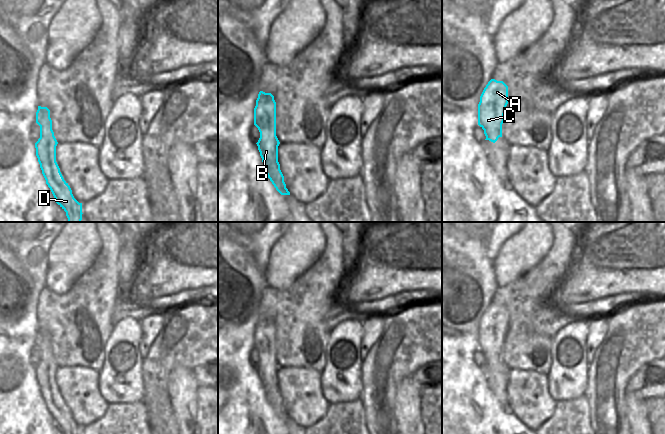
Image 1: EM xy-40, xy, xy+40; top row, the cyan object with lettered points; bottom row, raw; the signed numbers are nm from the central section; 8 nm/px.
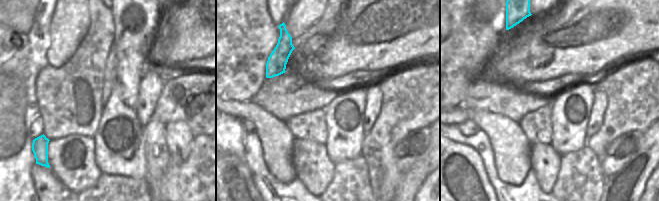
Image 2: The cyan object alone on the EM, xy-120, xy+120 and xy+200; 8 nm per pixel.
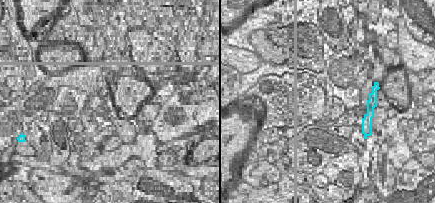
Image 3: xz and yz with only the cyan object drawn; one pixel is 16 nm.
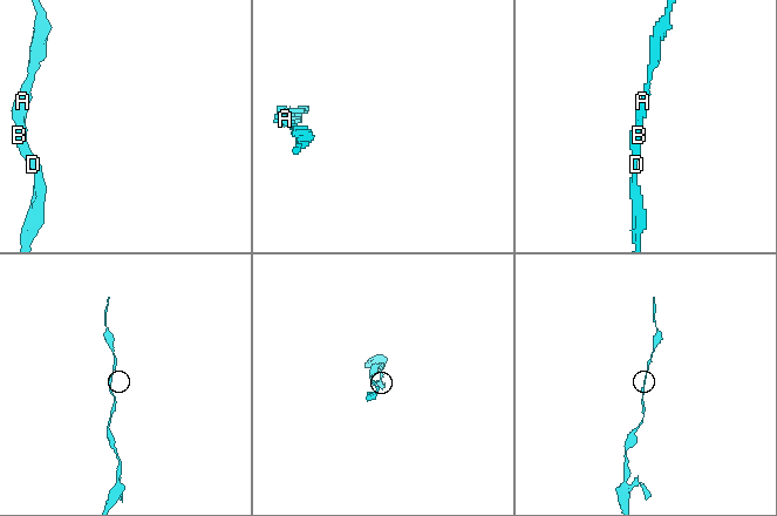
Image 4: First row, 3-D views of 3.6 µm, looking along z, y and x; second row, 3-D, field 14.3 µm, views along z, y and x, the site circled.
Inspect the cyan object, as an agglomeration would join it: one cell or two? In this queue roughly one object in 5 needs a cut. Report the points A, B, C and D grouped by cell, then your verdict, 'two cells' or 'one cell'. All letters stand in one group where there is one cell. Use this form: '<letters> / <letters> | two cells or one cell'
A B C D | one cell

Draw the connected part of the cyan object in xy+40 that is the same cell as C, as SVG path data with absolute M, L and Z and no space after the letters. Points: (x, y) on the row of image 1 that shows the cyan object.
M491 79L484 88L478 104L478 125L484 130L485 140L495 143L502 137L502 124L508 104L508 86Z

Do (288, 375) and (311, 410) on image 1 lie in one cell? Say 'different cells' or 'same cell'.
same cell

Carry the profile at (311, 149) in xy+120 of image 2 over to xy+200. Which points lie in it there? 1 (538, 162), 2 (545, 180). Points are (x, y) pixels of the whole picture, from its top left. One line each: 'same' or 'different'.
1: same
2: same

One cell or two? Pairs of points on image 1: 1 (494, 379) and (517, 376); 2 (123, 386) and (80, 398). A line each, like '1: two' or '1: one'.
1: two
2: two

